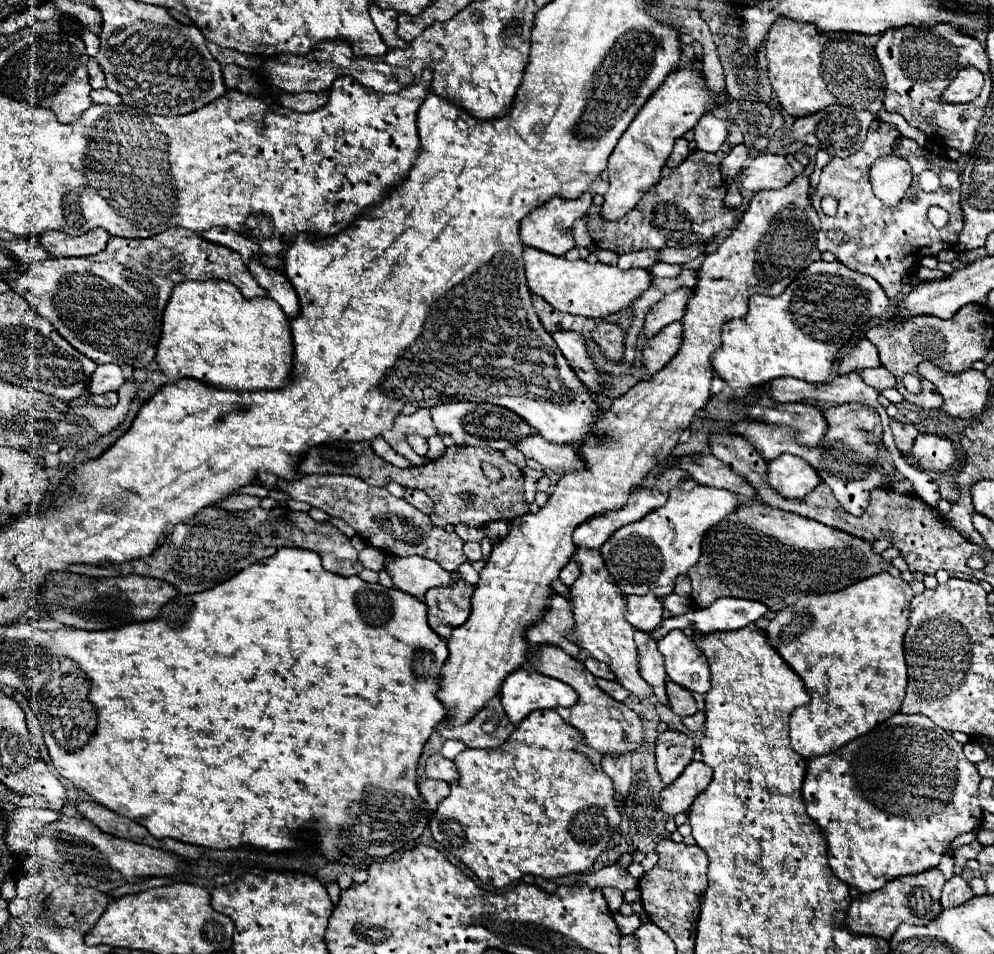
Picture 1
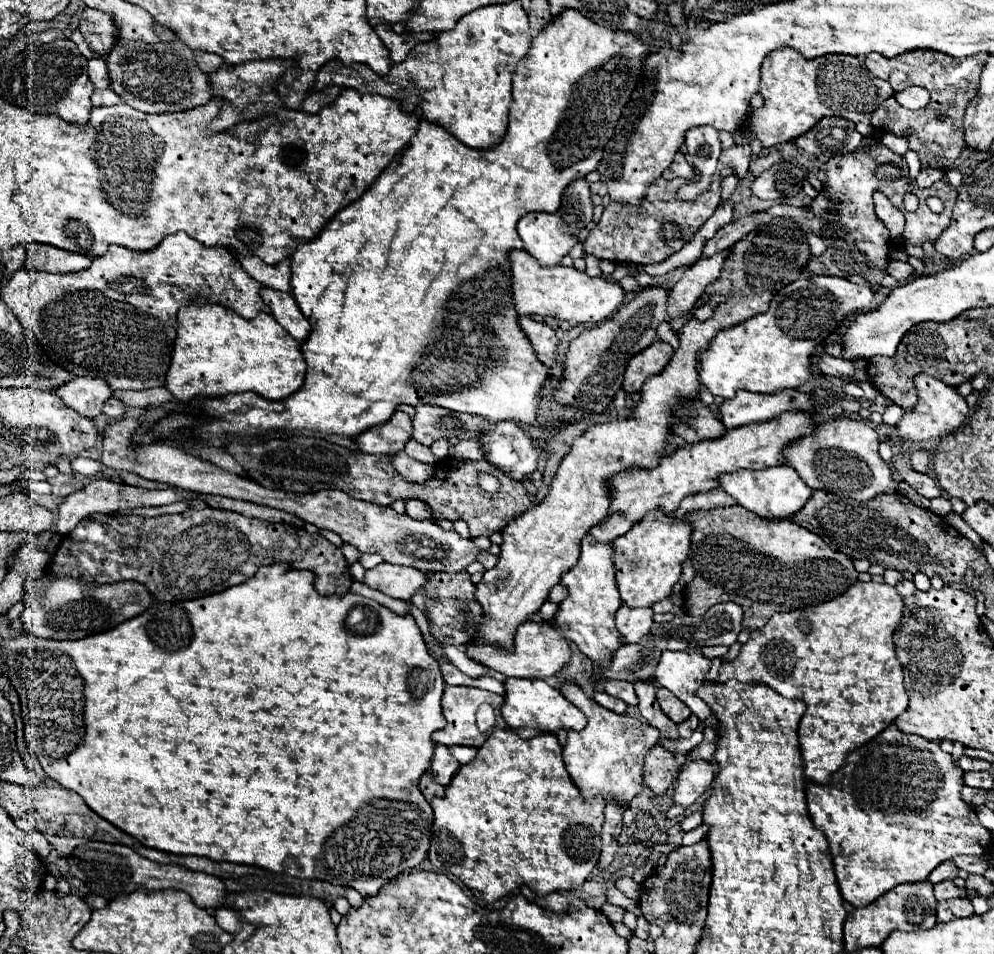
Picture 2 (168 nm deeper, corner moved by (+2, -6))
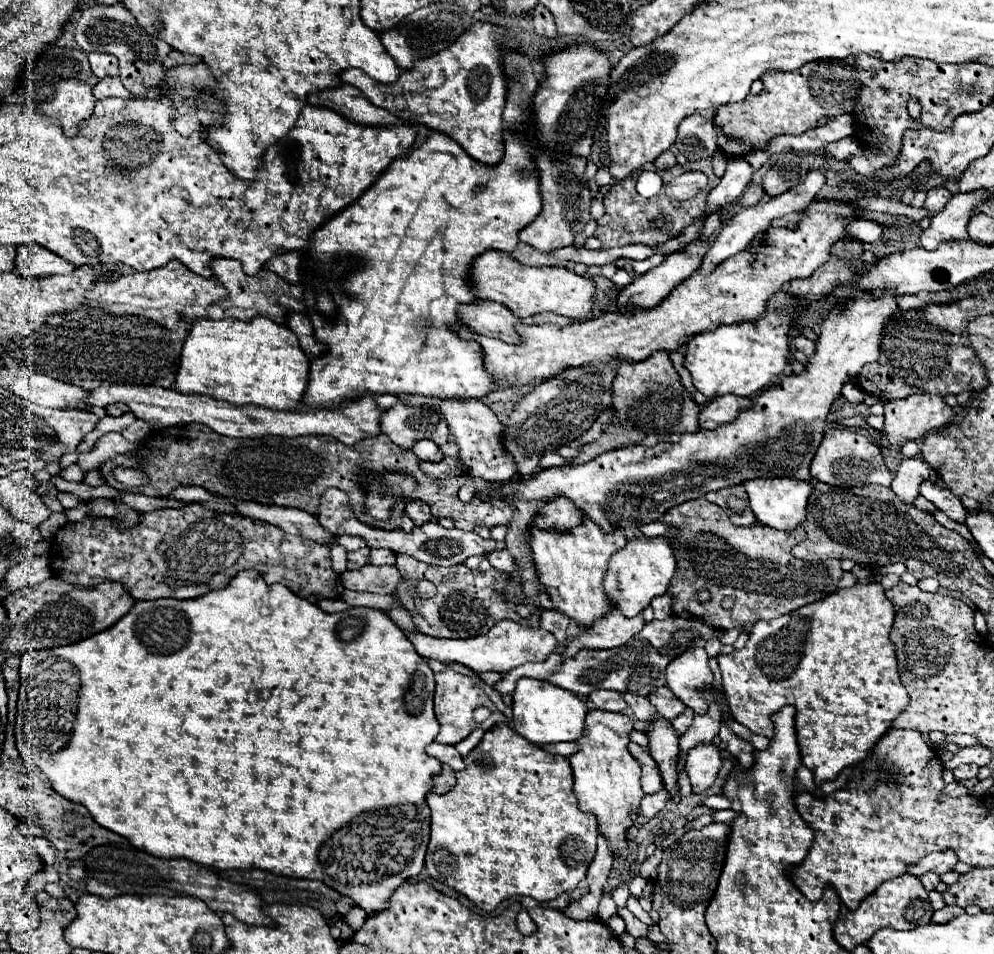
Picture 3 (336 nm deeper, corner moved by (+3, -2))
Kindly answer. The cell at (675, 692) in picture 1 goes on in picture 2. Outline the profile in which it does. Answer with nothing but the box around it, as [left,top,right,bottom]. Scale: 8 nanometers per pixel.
[656,688,692,724]

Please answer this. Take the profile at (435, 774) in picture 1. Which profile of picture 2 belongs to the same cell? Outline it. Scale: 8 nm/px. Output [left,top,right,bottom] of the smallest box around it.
[430,746,460,786]

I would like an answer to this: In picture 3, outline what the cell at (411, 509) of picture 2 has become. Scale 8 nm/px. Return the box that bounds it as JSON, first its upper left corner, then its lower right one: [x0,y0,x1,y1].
[405,500,431,526]

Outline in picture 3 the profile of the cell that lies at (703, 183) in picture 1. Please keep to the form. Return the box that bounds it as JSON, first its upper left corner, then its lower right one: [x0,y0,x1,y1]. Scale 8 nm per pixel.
[595,170,719,248]

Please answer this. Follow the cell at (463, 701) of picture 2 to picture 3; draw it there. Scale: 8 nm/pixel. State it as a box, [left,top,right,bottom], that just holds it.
[435,668,509,744]

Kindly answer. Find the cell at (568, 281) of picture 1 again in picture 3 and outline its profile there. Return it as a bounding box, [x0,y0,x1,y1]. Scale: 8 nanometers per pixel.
[471,252,595,320]

